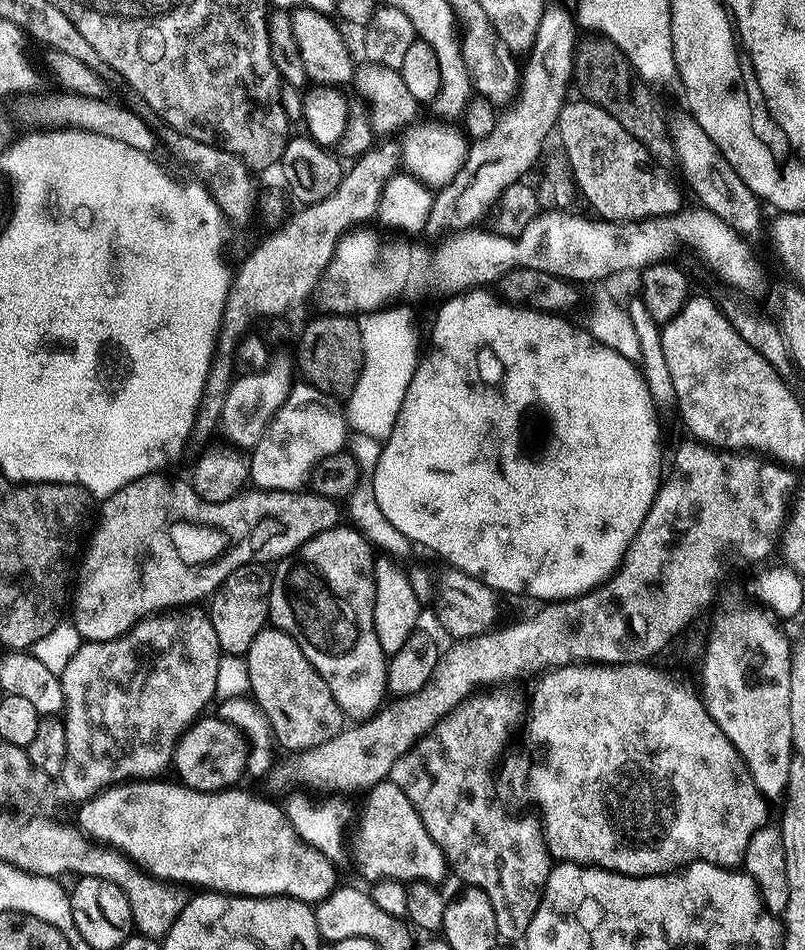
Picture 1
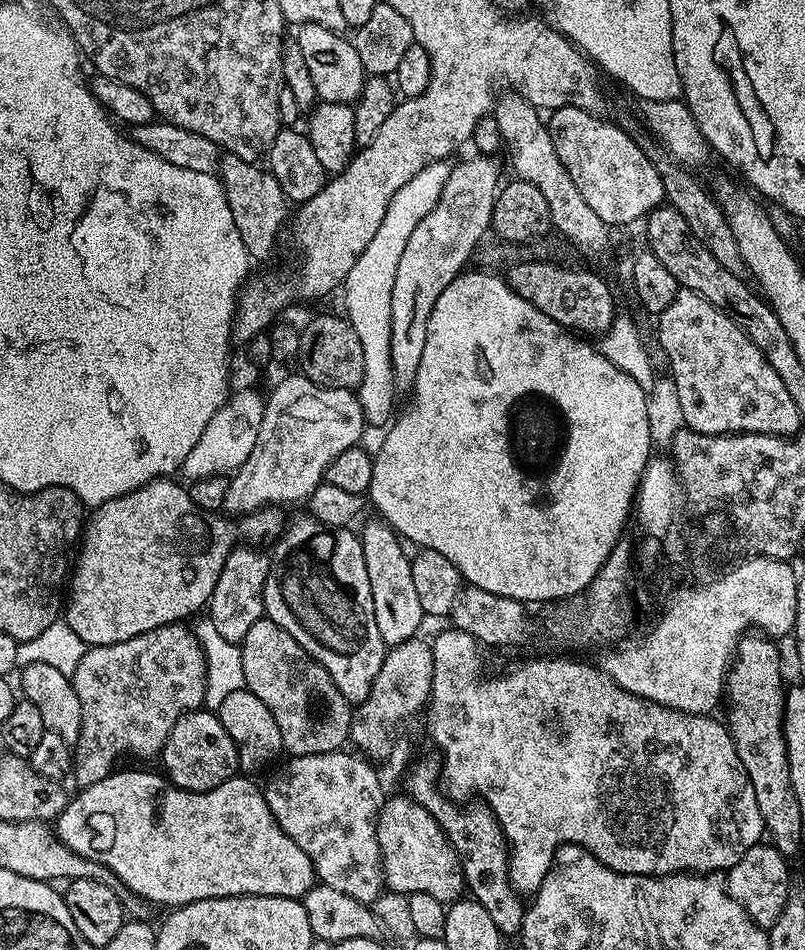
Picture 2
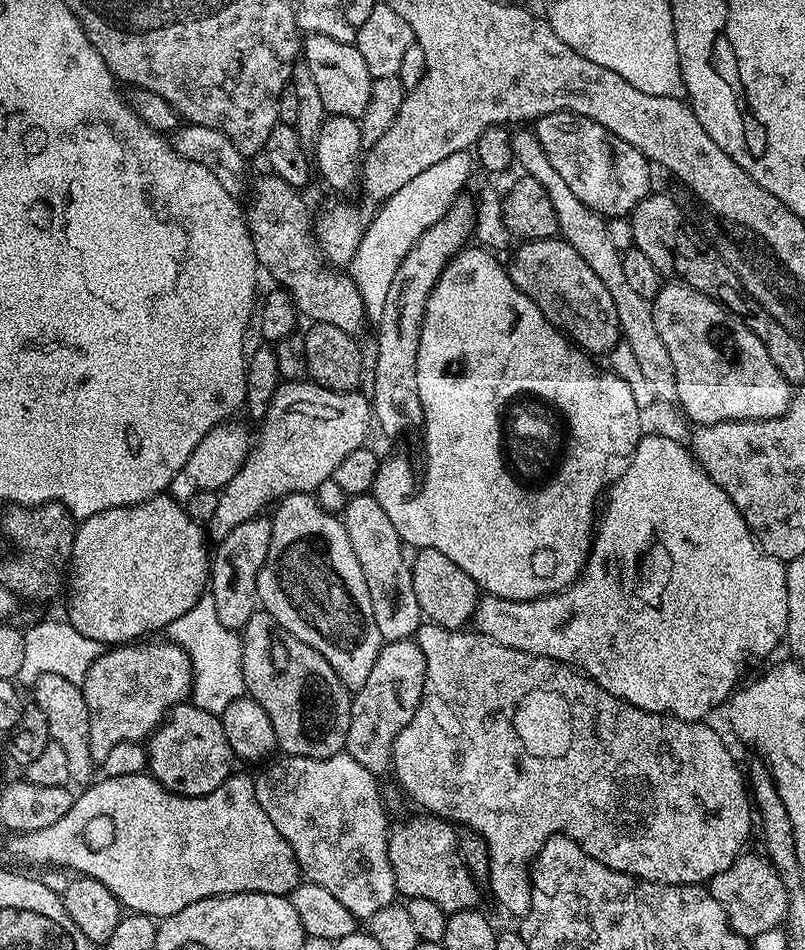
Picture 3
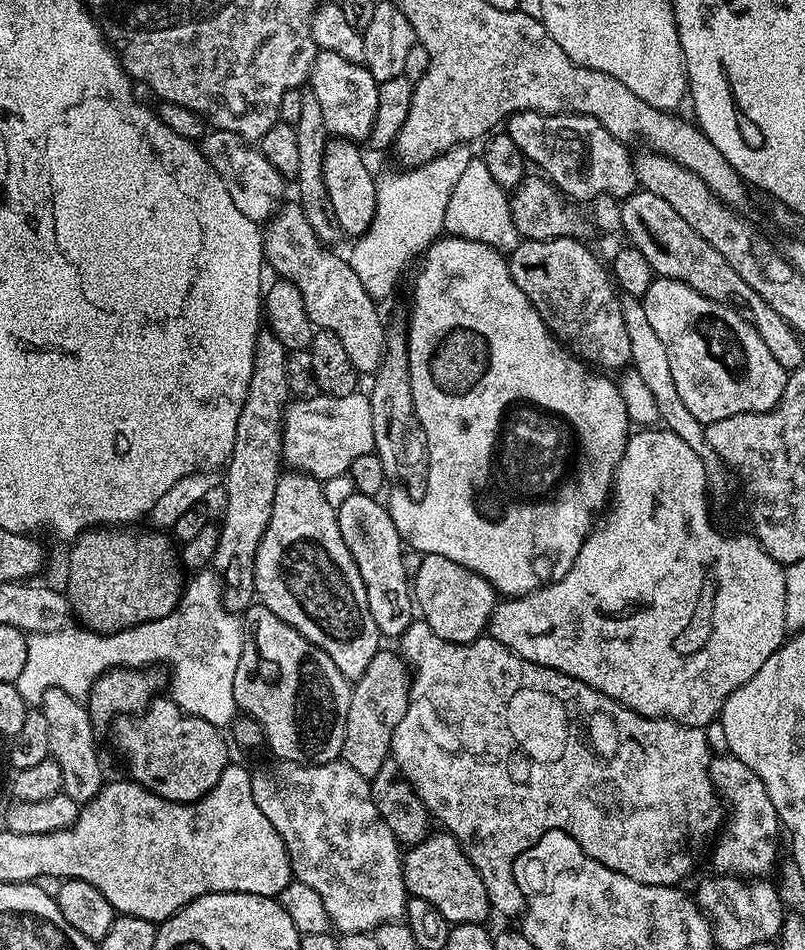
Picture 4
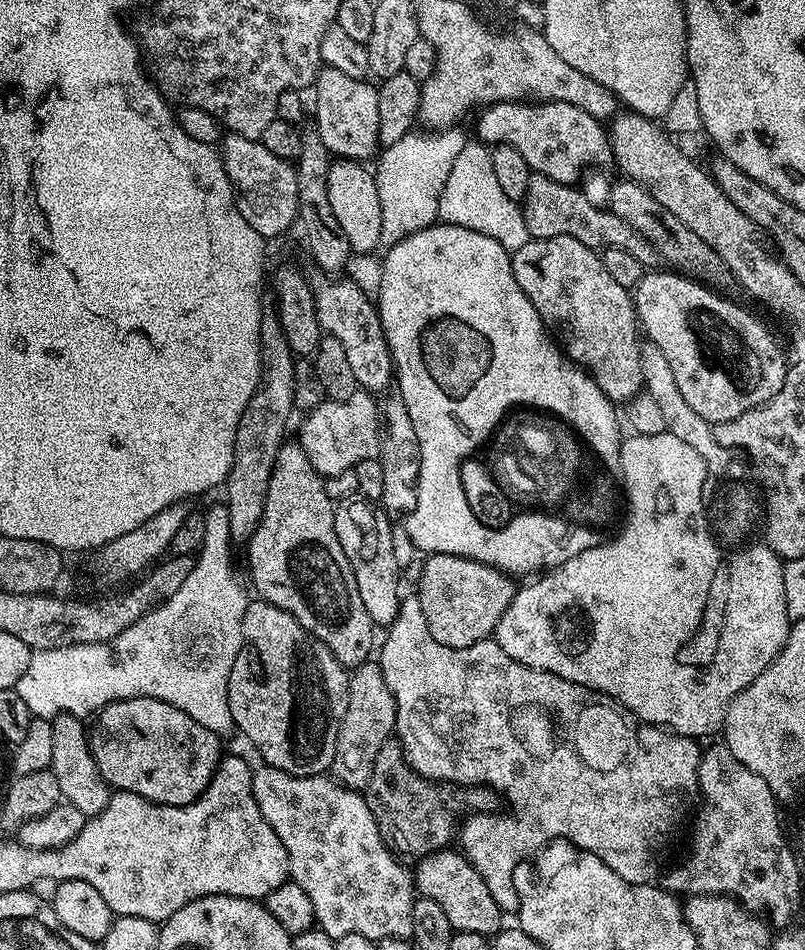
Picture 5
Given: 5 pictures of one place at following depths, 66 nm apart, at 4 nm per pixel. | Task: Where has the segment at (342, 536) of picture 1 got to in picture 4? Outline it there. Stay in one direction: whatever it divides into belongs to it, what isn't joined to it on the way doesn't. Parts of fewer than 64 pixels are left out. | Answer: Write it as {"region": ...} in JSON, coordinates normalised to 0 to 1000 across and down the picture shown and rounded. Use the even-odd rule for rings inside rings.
{"region":[[[358,495],[349,500],[340,516],[335,554],[316,587],[318,626],[322,635],[365,659],[375,672],[410,688],[410,697],[440,718],[455,709],[460,693],[473,685],[475,671],[460,647],[450,604],[425,571],[417,535],[398,514],[399,506],[378,497]]]}

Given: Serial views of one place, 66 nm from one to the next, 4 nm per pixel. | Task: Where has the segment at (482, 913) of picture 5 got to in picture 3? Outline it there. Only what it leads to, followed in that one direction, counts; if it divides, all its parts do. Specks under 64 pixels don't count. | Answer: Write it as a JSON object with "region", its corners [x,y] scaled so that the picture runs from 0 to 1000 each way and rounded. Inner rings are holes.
{"region":[[[520,858],[499,864],[493,872],[491,868],[482,878],[482,902],[489,916],[493,940],[507,947],[530,945],[553,962],[591,956],[596,947],[596,939],[591,936],[594,928],[571,898],[568,873],[544,859]]]}

